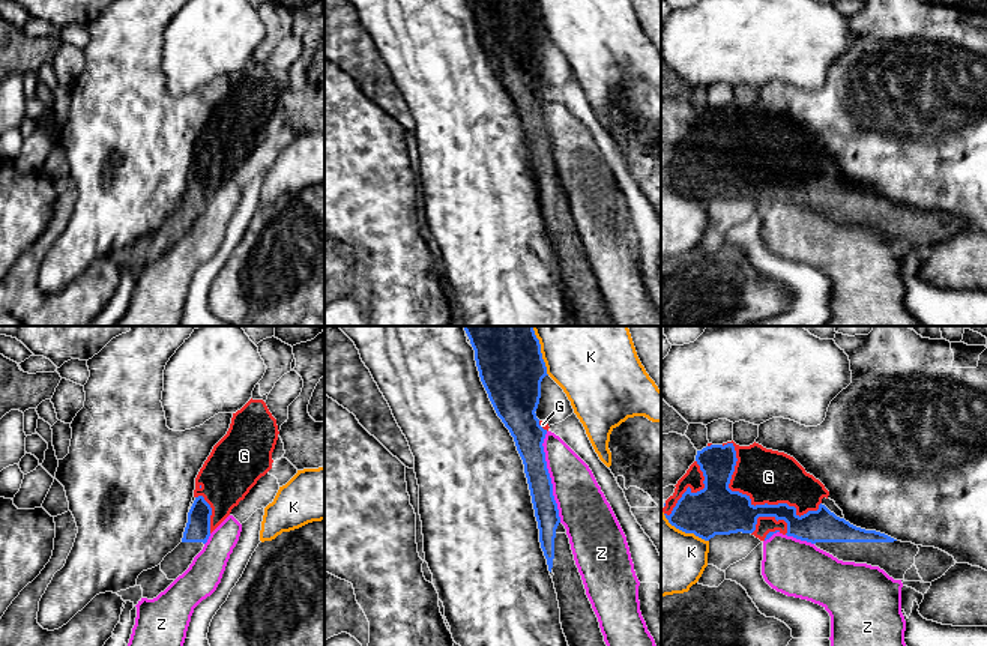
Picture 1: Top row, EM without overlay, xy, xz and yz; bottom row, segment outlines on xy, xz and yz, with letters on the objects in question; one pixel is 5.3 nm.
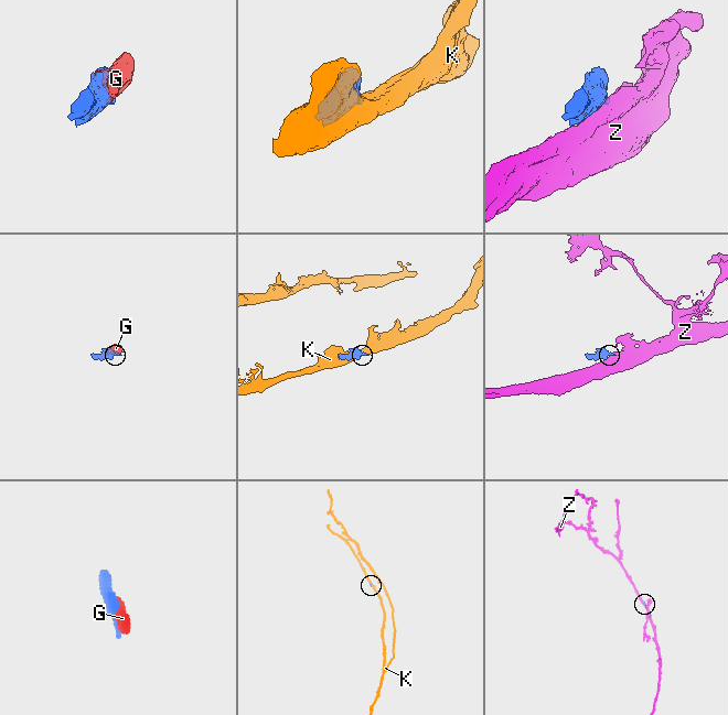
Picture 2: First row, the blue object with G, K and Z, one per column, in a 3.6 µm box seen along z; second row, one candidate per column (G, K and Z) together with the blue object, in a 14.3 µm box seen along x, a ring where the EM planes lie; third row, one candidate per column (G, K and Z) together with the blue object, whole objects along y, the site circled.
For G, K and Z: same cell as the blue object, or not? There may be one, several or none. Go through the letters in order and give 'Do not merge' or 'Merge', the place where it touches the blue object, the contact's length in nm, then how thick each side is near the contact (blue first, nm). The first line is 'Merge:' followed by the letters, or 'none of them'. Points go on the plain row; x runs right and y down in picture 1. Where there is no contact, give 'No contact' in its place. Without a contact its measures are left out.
Merge: G
G: Merge. Touches blue at yz (750, 164). Shared border 650 nm. Thickness 260 nm (blue) against 280 nm
K: Do not merge. Touches blue at xz (541, 20). Shared border 220 nm. Thickness 340 nm (blue) against 340 nm
Z: Do not merge. Touches blue at xz (549, 140). Shared border 500 nm. Thickness 160 nm (blue) against 260 nm

